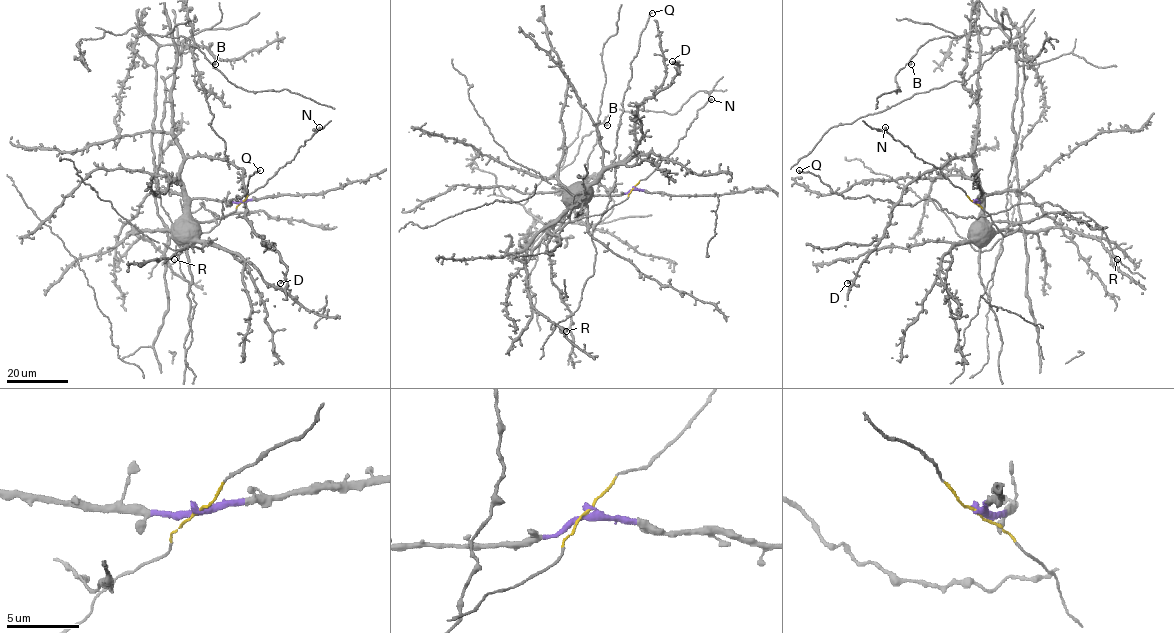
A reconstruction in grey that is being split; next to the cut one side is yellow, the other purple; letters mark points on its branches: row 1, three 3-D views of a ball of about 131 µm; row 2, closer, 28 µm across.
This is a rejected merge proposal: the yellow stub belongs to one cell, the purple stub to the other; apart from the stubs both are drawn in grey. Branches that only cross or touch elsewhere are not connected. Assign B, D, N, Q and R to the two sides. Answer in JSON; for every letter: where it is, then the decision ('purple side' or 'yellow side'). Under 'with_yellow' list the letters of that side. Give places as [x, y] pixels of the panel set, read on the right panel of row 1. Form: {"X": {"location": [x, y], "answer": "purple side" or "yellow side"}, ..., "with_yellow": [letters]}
{"B": {"location": [911, 64], "answer": "yellow side"}, "D": {"location": [847, 283], "answer": "purple side"}, "N": {"location": [885, 127], "answer": "yellow side"}, "Q": {"location": [799, 170], "answer": "purple side"}, "R": {"location": [1117, 259], "answer": "purple side"}, "with_yellow": ["B", "N"]}

